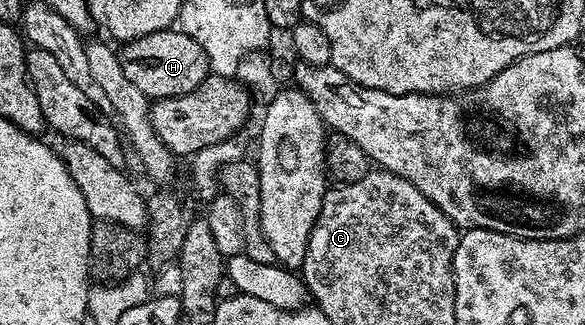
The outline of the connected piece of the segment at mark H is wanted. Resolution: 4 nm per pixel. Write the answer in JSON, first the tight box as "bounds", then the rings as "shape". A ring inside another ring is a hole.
{"bounds":[120,29,211,101],"shape":[[[181,29],[157,31],[148,33],[148,37],[134,39],[121,48],[120,58],[124,77],[128,77],[128,81],[132,81],[132,85],[136,85],[136,89],[140,89],[140,93],[144,93],[151,101],[192,93],[192,89],[200,86],[206,80],[206,76],[211,74],[210,62],[204,49],[200,49],[200,45],[196,45],[196,41],[192,41],[192,37],[188,37]]]}

